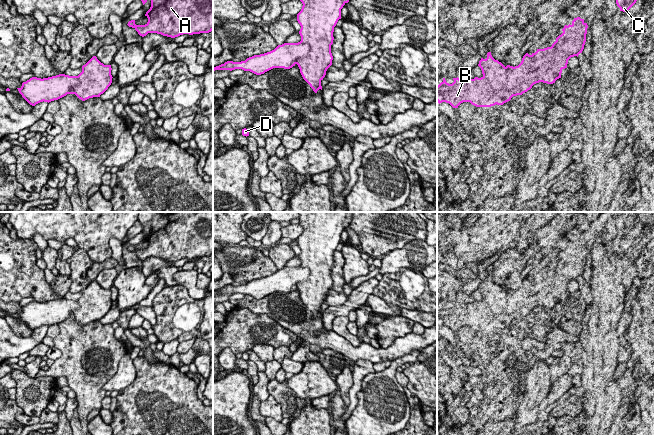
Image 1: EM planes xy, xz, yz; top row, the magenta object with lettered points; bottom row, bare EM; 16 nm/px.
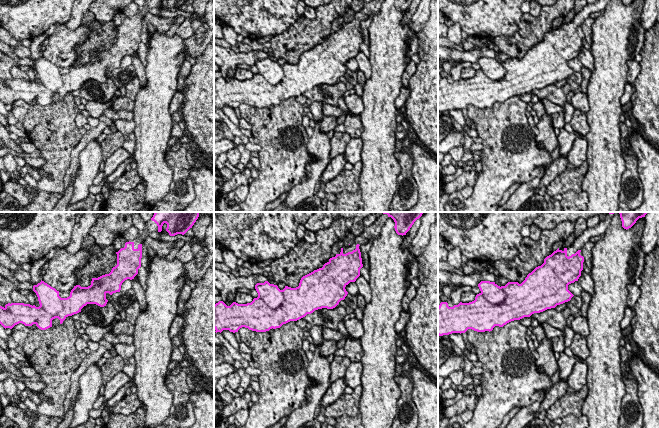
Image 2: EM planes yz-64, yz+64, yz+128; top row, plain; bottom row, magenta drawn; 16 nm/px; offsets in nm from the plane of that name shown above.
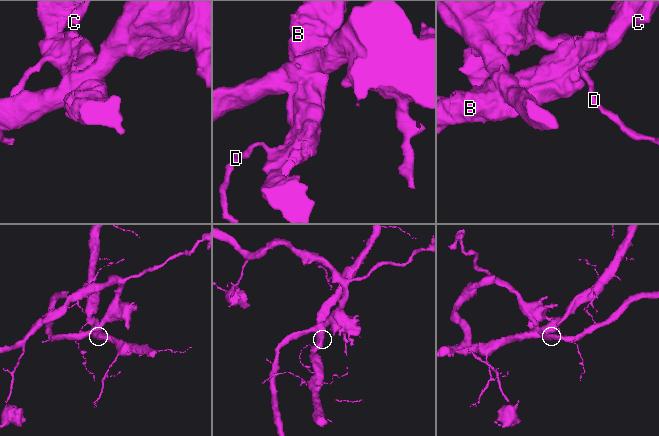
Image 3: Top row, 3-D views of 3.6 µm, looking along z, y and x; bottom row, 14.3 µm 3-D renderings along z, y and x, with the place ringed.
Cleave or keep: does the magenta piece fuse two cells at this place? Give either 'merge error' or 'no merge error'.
merge error

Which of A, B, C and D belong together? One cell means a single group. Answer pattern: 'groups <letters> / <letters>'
groups A / B C D

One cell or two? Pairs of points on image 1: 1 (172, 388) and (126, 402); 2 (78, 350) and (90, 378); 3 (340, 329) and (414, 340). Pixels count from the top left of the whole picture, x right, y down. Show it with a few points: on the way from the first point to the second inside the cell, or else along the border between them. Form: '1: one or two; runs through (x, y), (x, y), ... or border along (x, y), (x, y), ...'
1: one; runs through (161, 388), (140, 388), (137, 391)
2: one; runs through (84, 357), (85, 371)
3: two; border along (332, 329), (354, 346), (360, 345)

